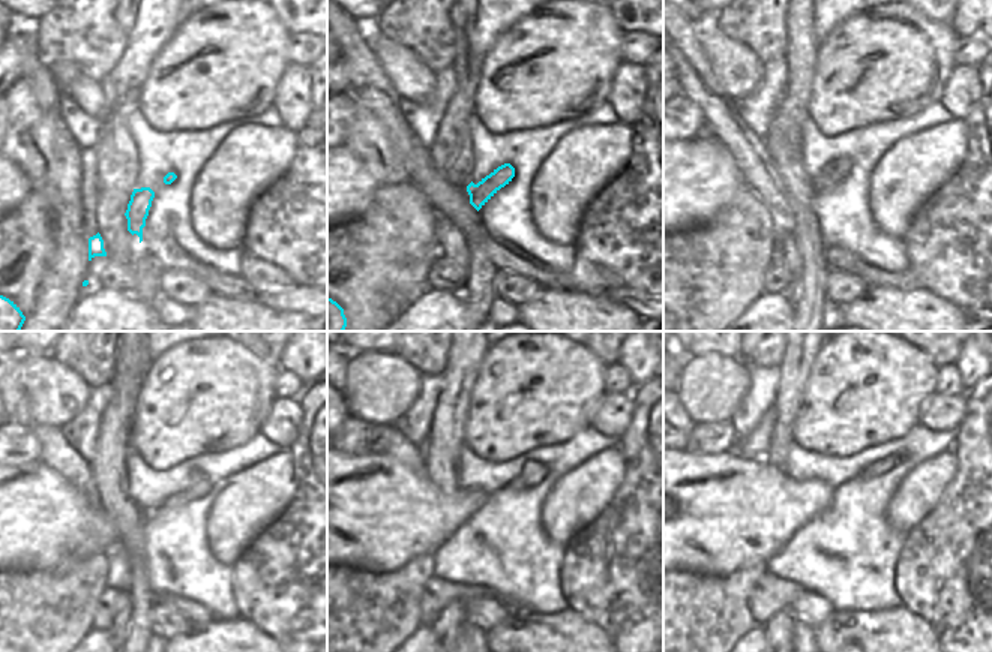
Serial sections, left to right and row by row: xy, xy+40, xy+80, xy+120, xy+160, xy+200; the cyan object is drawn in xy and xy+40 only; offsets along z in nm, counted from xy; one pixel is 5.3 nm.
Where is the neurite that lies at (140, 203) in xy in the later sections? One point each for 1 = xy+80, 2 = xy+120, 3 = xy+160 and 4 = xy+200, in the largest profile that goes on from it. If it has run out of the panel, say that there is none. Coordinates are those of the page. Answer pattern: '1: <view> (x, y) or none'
1: xy+80 (836, 171)
2: xy+120 (197, 487)
3: xy+160 (532, 472)
4: xy+200 (880, 466)

